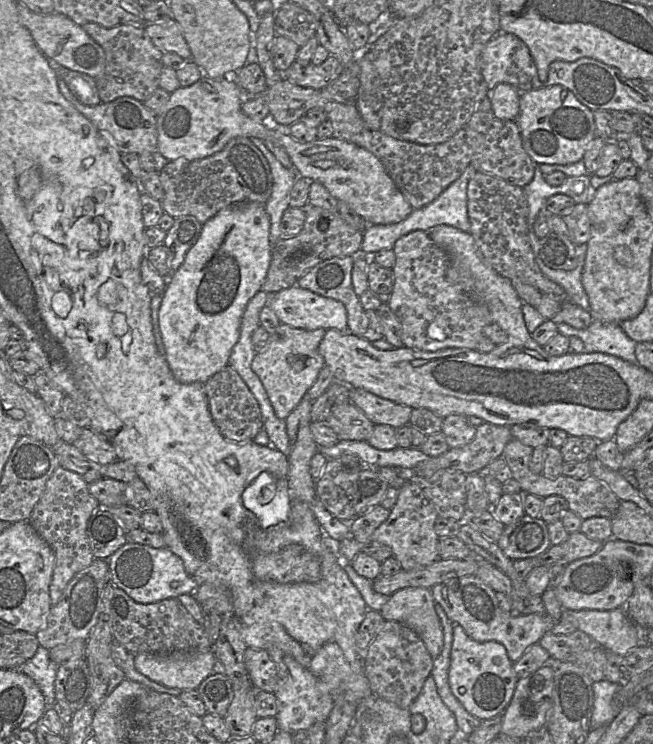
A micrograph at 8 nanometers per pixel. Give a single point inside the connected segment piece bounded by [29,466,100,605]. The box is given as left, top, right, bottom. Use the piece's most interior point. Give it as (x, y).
(61, 516)

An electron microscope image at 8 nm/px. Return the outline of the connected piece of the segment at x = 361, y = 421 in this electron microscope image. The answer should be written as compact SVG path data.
M351 402L334 404L326 422L337 434L339 441L367 441L375 424Z

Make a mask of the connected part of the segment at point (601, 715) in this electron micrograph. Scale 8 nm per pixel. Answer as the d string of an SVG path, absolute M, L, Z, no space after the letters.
M606 679L593 682L594 703L590 719L590 728L608 726L619 714L622 705L616 702L616 695L622 683L610 682Z

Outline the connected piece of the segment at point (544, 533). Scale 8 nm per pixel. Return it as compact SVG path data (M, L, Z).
M526 514L506 525L496 544L511 560L537 557L551 546L546 522Z

